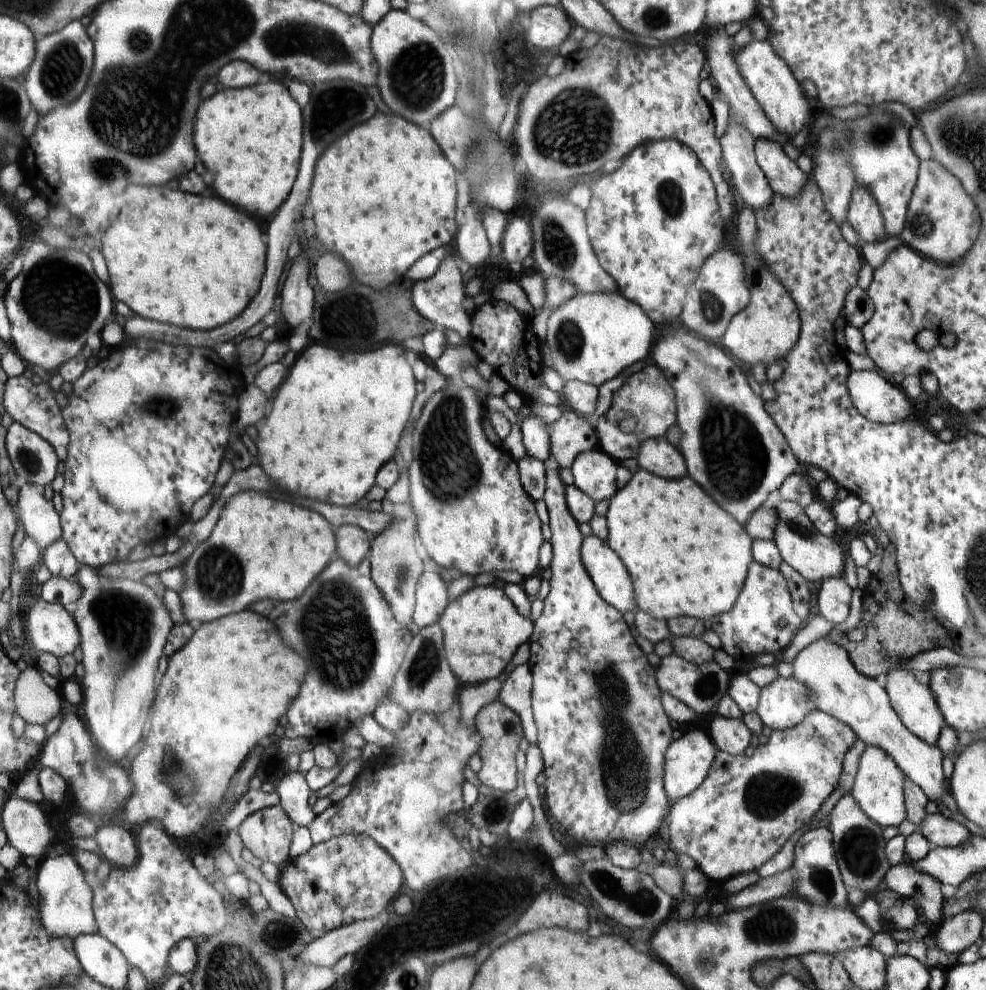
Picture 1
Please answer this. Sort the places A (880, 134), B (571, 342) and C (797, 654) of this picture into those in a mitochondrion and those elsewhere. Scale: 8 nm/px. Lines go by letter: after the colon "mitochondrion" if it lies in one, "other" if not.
A: mitochondrion
B: mitochondrion
C: other

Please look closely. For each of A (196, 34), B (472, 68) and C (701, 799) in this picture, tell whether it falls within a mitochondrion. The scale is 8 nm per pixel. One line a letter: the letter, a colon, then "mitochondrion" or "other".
A: mitochondrion
B: mitochondrion
C: other

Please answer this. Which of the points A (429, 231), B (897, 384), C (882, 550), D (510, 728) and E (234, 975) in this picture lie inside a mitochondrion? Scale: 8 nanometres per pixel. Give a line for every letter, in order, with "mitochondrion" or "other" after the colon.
A: other
B: other
C: other
D: mitochondrion
E: mitochondrion

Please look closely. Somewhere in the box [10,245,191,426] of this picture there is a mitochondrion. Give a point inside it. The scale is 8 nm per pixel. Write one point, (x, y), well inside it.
(60, 297)

